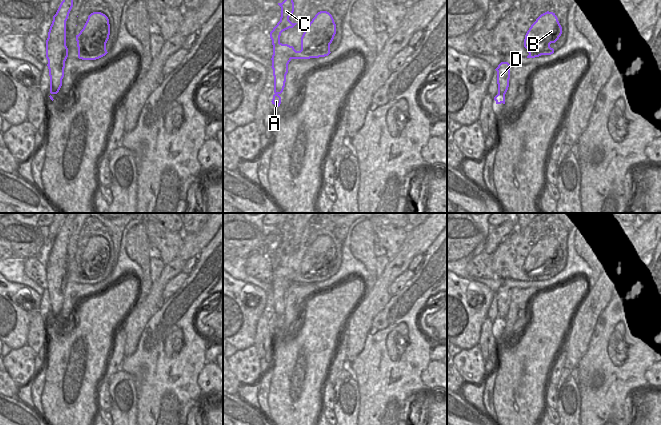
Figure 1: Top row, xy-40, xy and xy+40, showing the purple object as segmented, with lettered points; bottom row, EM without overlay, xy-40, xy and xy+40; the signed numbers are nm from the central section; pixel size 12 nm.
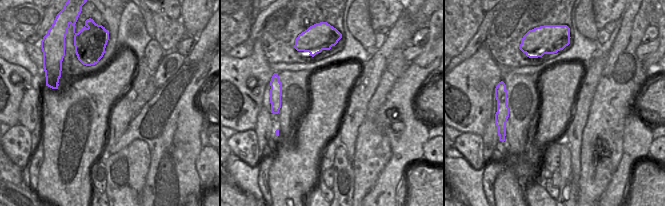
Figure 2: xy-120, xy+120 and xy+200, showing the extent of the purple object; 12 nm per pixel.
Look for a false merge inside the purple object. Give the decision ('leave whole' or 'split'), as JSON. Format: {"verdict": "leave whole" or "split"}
{"verdict": "split"}

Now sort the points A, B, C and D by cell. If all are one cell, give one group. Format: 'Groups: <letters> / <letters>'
Groups: A C D / B.

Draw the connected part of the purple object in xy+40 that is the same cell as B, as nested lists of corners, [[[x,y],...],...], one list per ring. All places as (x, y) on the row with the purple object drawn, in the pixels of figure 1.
[[[547,11],[541,14],[525,35],[524,47],[529,53],[527,58],[553,54],[550,44],[555,43],[561,34],[562,27],[555,13]]]

